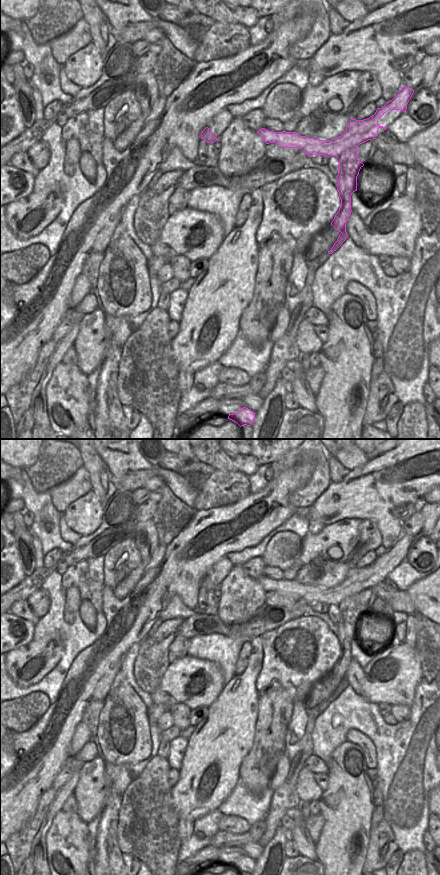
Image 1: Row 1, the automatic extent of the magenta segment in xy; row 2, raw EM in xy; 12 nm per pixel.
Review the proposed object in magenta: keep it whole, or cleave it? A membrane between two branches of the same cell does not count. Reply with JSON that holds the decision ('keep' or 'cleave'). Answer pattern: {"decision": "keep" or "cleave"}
{"decision": "cleave"}

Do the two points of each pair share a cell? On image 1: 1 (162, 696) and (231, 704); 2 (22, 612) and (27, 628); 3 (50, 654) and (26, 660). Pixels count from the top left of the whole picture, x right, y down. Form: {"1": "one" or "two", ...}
{"1": "two", "2": "two", "3": "one"}

